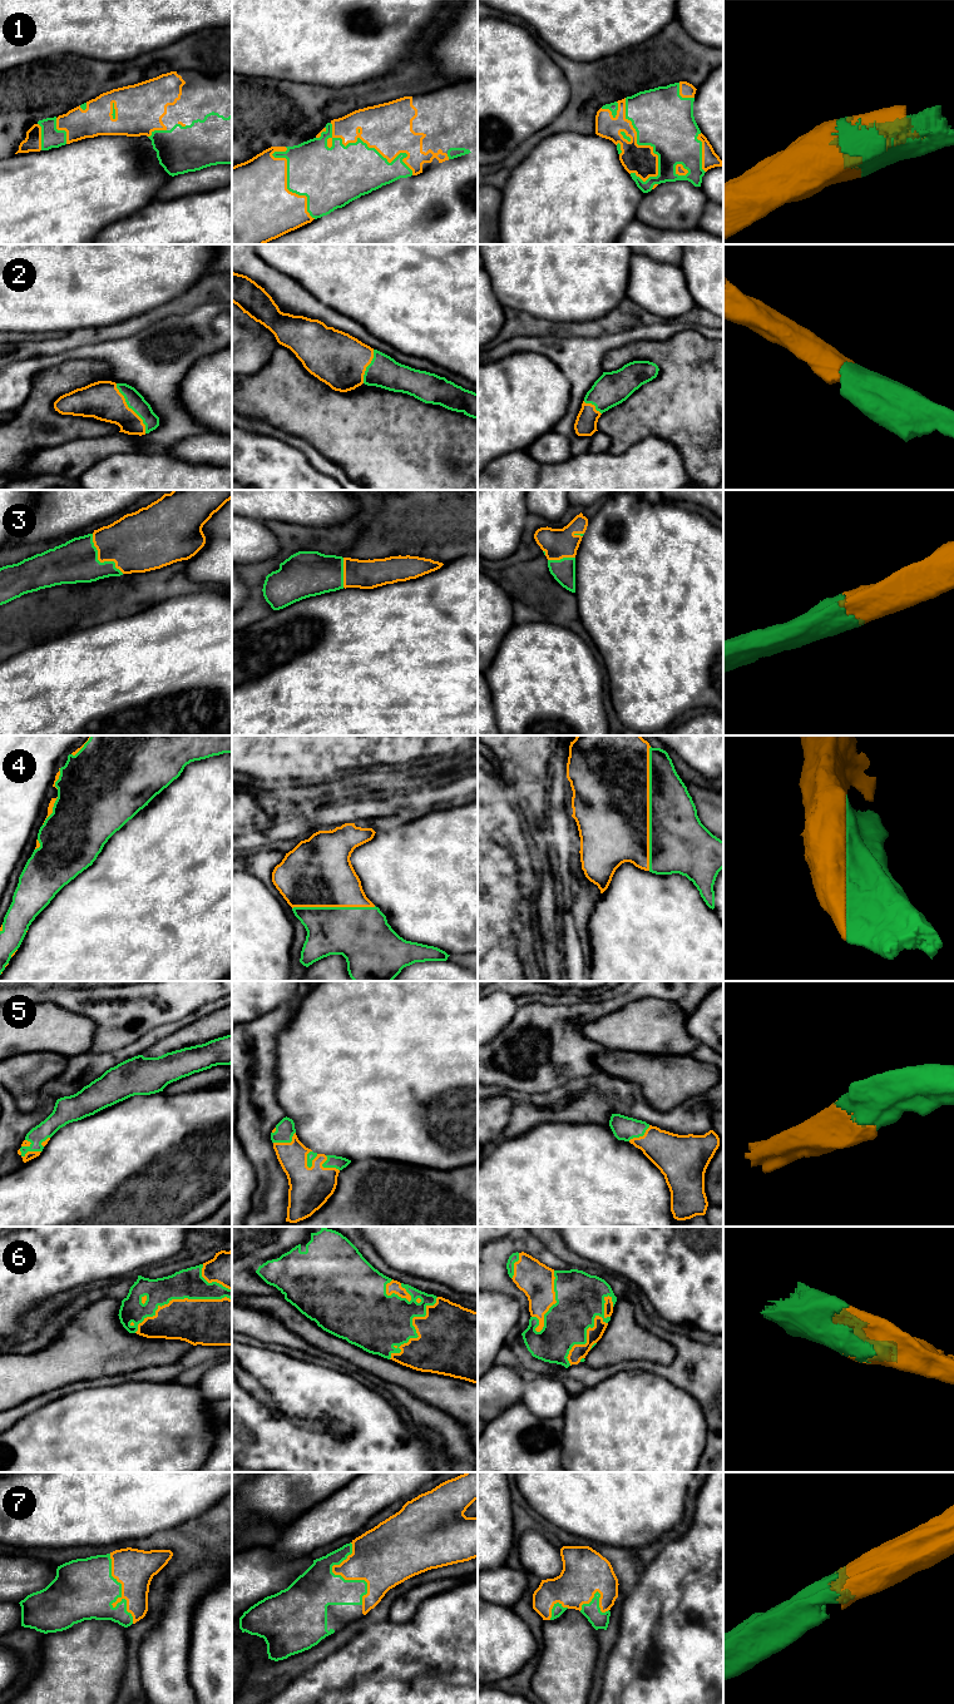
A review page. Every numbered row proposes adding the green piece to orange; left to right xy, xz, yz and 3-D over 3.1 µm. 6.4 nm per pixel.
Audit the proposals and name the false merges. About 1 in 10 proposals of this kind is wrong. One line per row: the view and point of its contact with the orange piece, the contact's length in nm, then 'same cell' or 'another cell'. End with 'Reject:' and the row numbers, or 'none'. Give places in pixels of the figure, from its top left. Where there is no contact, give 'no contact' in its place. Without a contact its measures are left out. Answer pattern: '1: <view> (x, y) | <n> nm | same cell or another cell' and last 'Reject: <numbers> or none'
1: xz (372, 147) | 650 nm | same cell
2: xy (131, 409) | 380 nm | same cell
3: xy (99, 560) | 320 nm | same cell
4: yz (648, 808) | 800 nm | same cell
5: xz (306, 1159) | 120 nm | same cell
6: yz (588, 1328) | 500 nm | same cell
7: xy (122, 1589) | 480 nm | same cell
Reject: none

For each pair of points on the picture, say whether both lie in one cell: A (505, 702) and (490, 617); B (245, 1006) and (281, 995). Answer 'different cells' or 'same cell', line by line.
A: different cells
B: same cell

